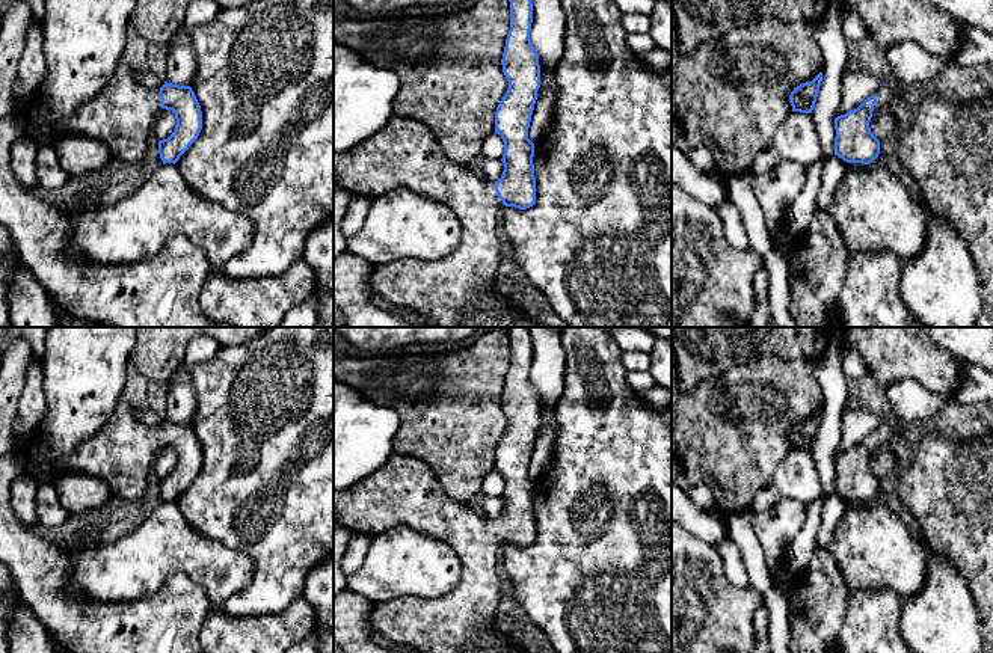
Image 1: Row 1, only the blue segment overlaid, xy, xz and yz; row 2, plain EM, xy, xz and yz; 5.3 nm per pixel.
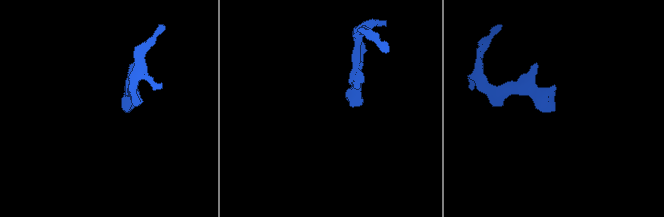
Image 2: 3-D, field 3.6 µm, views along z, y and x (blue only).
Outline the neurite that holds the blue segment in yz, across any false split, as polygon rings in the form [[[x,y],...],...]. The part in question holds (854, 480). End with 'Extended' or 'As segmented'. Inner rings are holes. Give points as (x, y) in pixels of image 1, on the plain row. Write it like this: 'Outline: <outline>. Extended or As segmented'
Outline: [[[883,422],[857,446],[835,455],[835,493],[847,501],[872,501],[880,492],[880,478],[871,471],[871,455],[881,449],[896,449],[905,430]]]. Extended

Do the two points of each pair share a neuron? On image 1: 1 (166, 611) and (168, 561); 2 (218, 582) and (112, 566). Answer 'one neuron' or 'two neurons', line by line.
1: two neurons
2: one neuron

